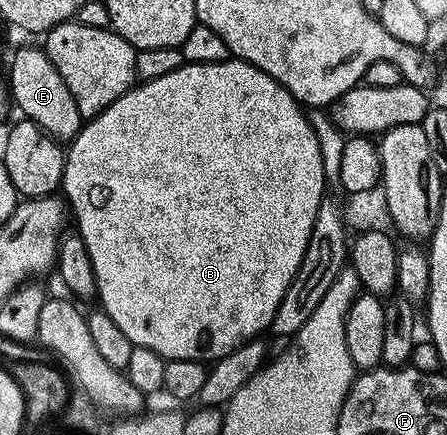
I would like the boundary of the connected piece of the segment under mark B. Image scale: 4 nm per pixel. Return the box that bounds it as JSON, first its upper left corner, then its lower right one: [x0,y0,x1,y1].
[61,60,325,364]

